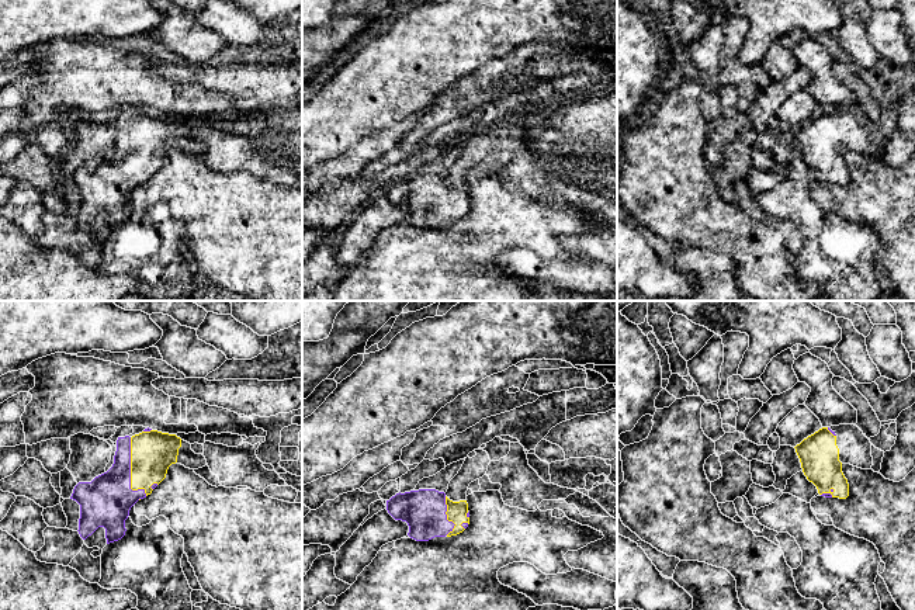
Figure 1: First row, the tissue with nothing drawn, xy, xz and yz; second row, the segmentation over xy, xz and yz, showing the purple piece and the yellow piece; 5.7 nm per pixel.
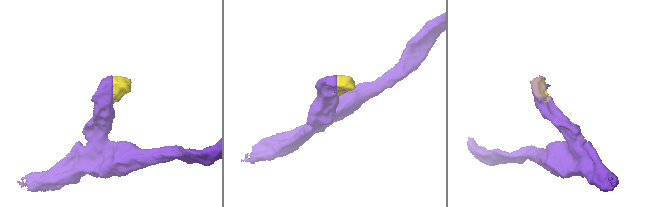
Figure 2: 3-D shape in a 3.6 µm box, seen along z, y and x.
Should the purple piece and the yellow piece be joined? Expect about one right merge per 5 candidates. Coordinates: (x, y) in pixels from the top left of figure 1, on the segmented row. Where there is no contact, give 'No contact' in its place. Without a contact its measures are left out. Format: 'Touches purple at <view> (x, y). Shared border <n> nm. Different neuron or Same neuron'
Touches purple at xy (130, 471). Shared border 340 nm. Same neuron

